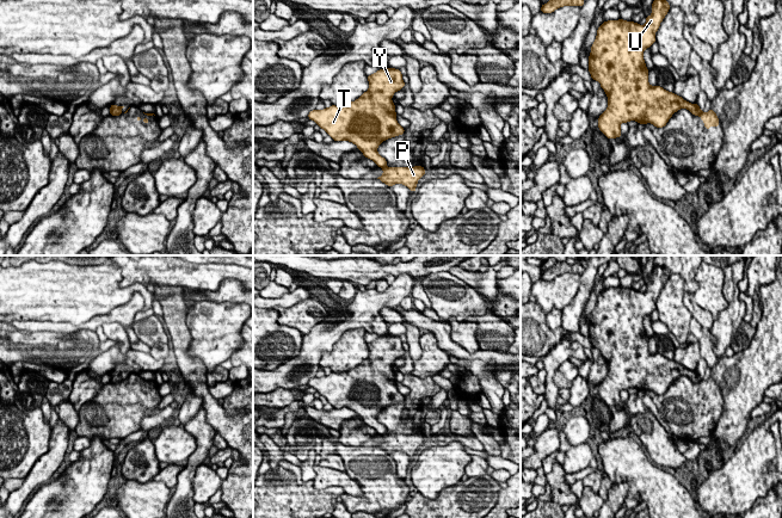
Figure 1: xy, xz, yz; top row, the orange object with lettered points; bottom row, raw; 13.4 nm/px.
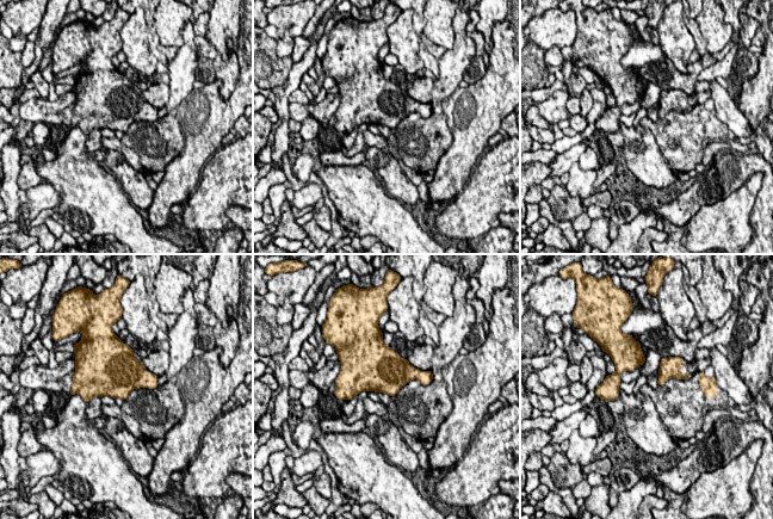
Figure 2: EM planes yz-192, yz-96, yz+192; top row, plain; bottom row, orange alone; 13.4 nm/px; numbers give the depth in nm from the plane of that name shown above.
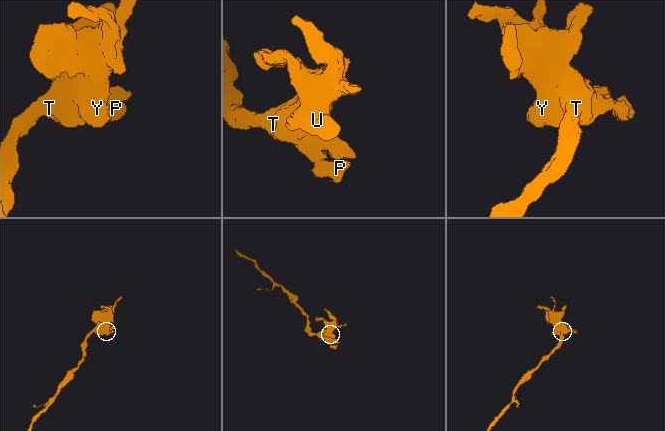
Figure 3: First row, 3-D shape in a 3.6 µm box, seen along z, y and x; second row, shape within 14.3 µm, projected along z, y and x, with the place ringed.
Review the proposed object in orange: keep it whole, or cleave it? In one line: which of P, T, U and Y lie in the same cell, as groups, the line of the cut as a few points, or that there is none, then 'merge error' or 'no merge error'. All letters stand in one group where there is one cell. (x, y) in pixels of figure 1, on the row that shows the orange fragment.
P / T U Y | xz (386, 165), (382, 167) | merge error

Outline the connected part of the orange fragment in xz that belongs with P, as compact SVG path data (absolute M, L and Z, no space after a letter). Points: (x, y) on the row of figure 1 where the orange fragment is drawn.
M421 166L414 167L383 167L383 174L378 177L382 183L392 187L395 184L407 186L412 192L417 190L418 180L426 173Z

